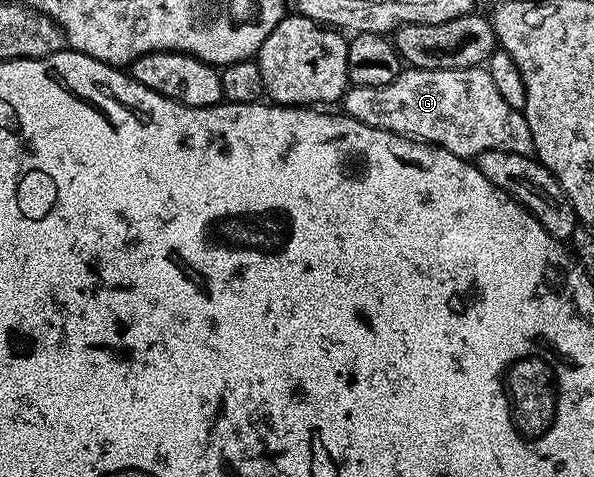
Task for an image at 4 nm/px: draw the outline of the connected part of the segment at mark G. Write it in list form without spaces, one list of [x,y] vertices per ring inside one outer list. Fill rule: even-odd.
[[[483,66],[453,71],[431,71],[421,67],[404,69],[390,85],[349,86],[342,106],[343,114],[352,119],[441,147],[466,160],[487,151],[533,154],[530,125],[523,111],[514,109],[502,98],[494,85],[494,77],[490,77]]]

